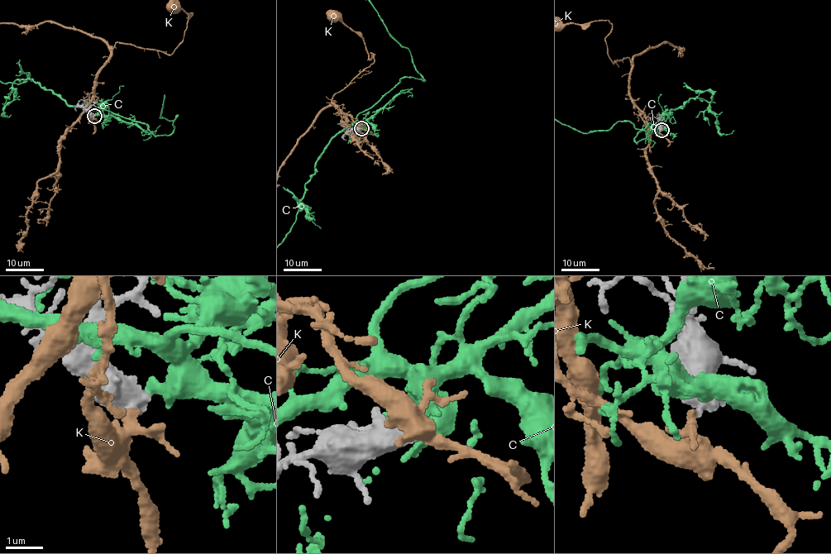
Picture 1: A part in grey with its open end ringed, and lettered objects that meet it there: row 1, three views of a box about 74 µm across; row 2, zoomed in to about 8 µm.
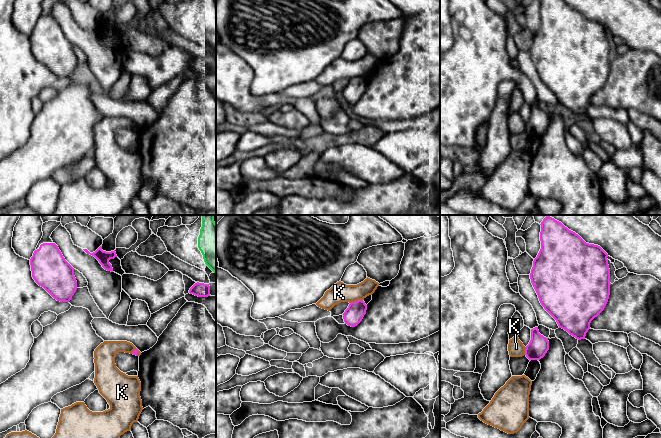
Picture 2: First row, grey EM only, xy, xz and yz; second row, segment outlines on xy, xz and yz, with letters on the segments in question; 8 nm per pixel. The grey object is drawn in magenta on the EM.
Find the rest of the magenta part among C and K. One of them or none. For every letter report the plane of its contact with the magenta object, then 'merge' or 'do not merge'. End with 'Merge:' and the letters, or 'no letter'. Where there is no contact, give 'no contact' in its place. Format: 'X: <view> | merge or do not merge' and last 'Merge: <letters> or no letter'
C: no contact | do not merge
K: xz | do not merge
Merge: no letter

